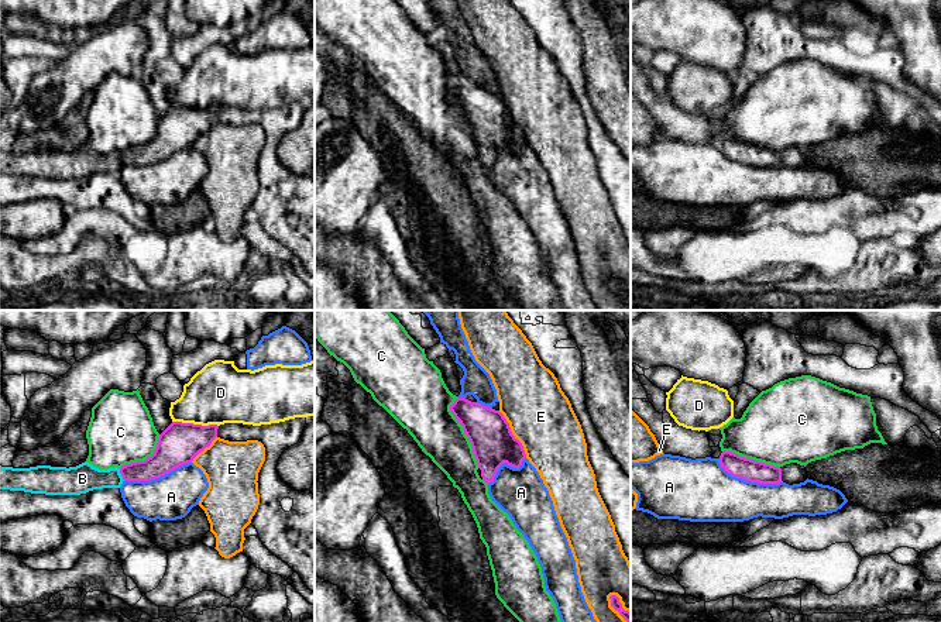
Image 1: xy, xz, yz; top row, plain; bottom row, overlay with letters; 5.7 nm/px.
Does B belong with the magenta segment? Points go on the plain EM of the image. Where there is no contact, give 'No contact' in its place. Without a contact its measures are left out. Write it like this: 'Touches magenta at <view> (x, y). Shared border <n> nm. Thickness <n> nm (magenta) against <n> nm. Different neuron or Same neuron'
Touches magenta at xy (120, 157). Shared border 80 nm. Thickness 140 nm (magenta) against 160 nm. Same neuron

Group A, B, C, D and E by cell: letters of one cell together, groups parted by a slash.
A / B / C / D / E

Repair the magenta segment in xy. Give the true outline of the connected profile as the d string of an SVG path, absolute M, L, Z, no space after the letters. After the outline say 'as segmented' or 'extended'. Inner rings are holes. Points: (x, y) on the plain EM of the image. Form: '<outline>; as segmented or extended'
M172 106L158 121L157 133L144 145L121 152L99 154L89 147L76 151L0 150L0 173L45 179L80 179L93 173L120 172L124 165L151 165L192 147L217 121L217 109Z; extended

